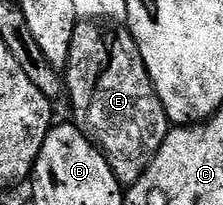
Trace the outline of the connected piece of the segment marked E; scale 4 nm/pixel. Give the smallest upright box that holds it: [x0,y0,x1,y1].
[73,29,172,185]

